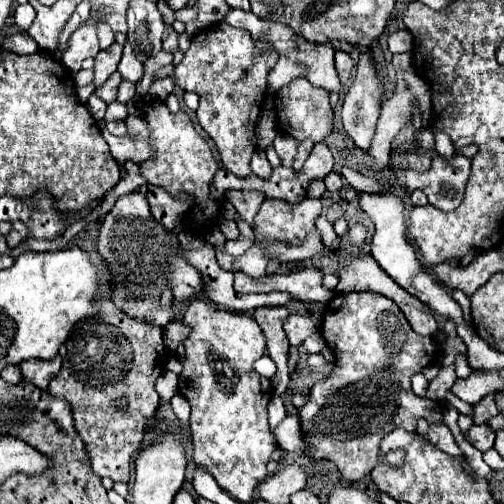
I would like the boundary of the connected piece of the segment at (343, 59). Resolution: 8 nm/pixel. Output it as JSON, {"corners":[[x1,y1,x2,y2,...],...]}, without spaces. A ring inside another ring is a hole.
{"corners":[[338,51,336,53,336,59,334,59,334,65,336,65,336,71,338,71,338,77,340,77,340,83,348,83,352,79,352,73,354,73,354,61,348,53,344,51]]}

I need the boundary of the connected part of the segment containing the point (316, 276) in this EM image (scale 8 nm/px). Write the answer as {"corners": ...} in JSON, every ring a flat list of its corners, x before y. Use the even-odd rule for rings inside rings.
{"corners":[[304,269,298,273,290,273,290,275,264,275,264,277,250,277,242,271,234,273,234,289,238,293,270,293,270,291,286,291,290,293,296,301,308,303,308,301,318,301,318,303,328,303,334,297,334,291,328,291,322,287,322,273,318,269]]}

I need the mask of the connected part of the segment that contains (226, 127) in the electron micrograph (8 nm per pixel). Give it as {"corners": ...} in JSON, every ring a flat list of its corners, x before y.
{"corners":[[218,23,192,37,184,59,174,69,178,85,200,95,200,107,196,111,198,123,216,143,222,167,234,175,248,176,252,173,250,157,256,151,256,119,266,93,268,71,276,61,276,51,254,55,254,41,246,29]]}

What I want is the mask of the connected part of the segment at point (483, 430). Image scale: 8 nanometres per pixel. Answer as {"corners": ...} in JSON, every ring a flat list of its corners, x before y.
{"corners":[[472,425,468,431,466,431,466,441,470,443,470,445,474,445,478,451,488,451,488,449,492,449,492,445,494,445,494,433,490,431,490,427,488,425]]}

